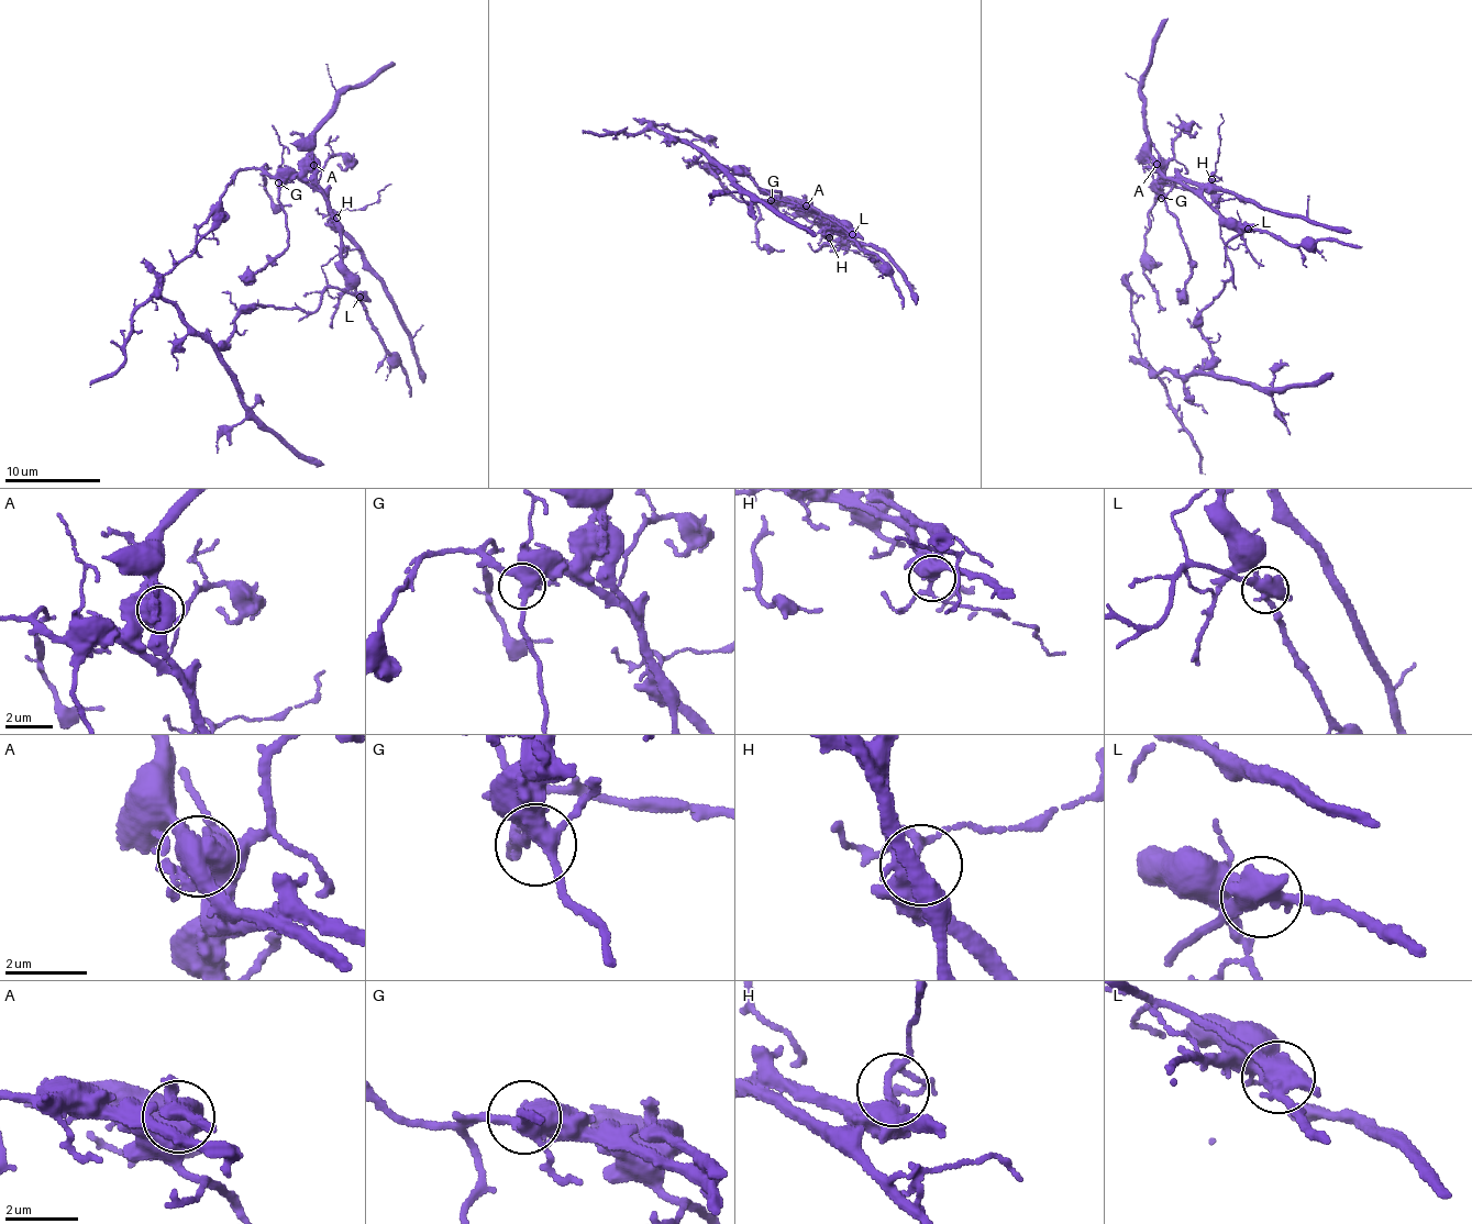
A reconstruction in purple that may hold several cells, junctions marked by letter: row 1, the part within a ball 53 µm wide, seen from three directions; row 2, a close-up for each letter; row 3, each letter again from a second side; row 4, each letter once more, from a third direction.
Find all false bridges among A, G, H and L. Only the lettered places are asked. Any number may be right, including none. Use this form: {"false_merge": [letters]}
{"false_merge": ["A", "L"]}

